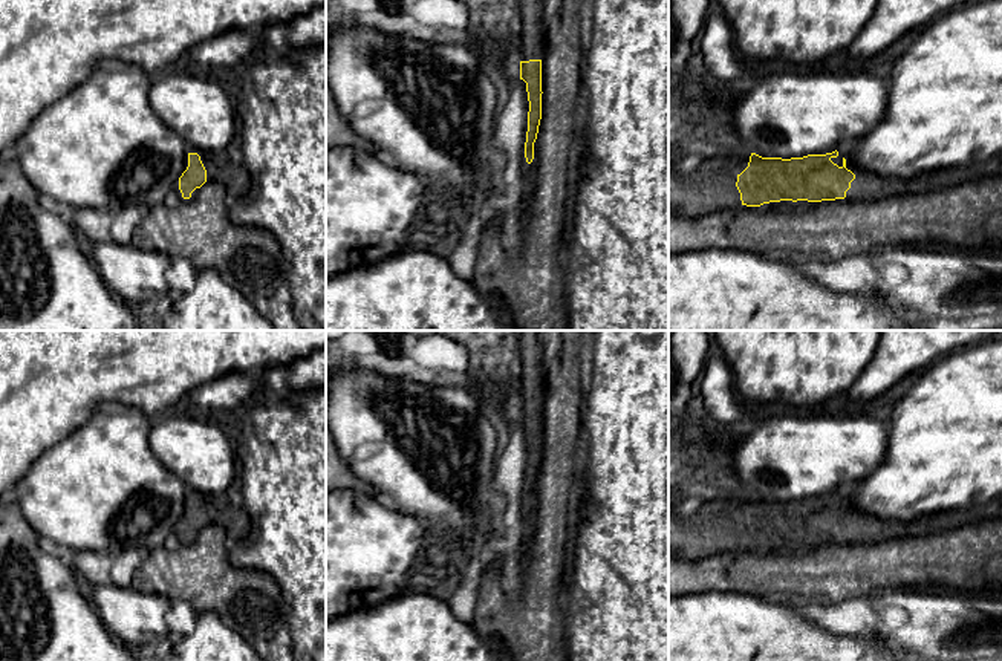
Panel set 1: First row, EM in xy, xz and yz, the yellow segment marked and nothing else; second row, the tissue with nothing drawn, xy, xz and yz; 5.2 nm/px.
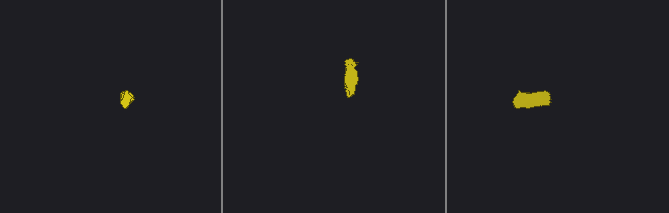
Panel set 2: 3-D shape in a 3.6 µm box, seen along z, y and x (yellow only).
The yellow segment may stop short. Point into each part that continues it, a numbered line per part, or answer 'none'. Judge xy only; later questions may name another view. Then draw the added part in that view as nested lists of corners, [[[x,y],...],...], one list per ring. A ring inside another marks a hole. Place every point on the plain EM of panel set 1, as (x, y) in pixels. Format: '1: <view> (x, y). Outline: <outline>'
1: xy (204, 499). Outline: [[[188,491],[188,494],[187,494],[187,497],[185,497],[185,502],[184,502],[184,514],[185,514],[187,510],[188,510],[188,497],[190,497],[190,496],[197,496],[197,497],[200,499],[200,503],[202,503],[205,513],[207,513],[207,525],[210,525],[211,520],[210,520],[208,510],[207,510],[207,506],[208,506],[208,497],[210,497],[210,496],[200,494],[200,493],[197,493],[197,491]]]

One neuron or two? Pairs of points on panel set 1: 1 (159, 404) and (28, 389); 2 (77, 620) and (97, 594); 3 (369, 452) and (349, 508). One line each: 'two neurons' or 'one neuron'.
1: one neuron
2: two neurons
3: two neurons

